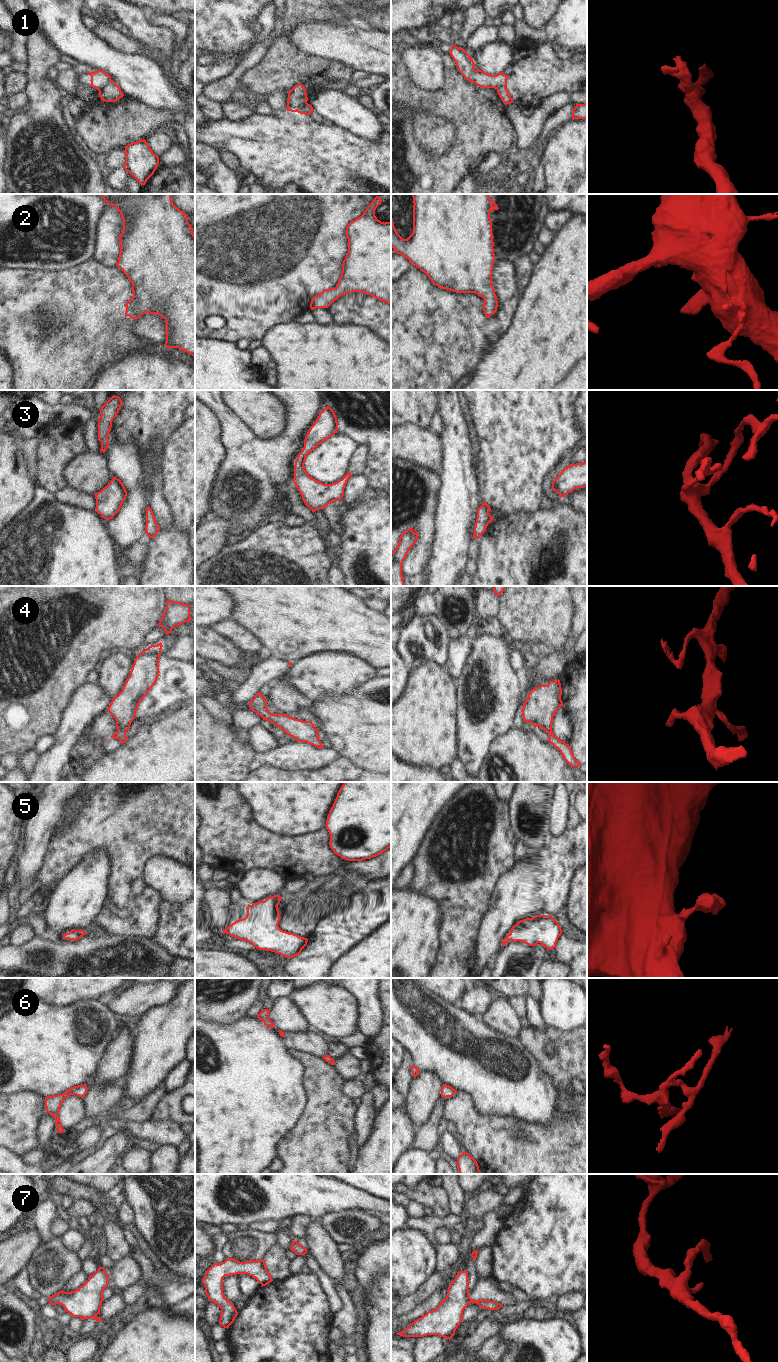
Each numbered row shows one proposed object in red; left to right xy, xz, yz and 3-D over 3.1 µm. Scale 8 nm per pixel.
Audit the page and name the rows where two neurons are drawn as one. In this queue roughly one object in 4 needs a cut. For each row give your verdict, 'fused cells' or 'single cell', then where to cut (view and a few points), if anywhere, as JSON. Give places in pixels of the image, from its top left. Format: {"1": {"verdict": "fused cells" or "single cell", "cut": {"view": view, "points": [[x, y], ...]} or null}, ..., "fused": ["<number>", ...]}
{"1": {"verdict": "fused cells", "cut": {"view": "xz", "points": [[306, 102], [301, 106], [303, 113]]}}, "2": {"verdict": "single cell", "cut": null}, "3": {"verdict": "single cell", "cut": null}, "4": {"verdict": "single cell", "cut": null}, "5": {"verdict": "single cell", "cut": null}, "6": {"verdict": "single cell", "cut": null}, "7": {"verdict": "single cell", "cut": null}, "fused": ["1"]}

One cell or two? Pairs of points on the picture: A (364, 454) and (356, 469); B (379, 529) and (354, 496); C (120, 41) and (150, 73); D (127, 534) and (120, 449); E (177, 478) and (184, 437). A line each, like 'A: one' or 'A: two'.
A: one
B: two
C: two
D: one
E: one

